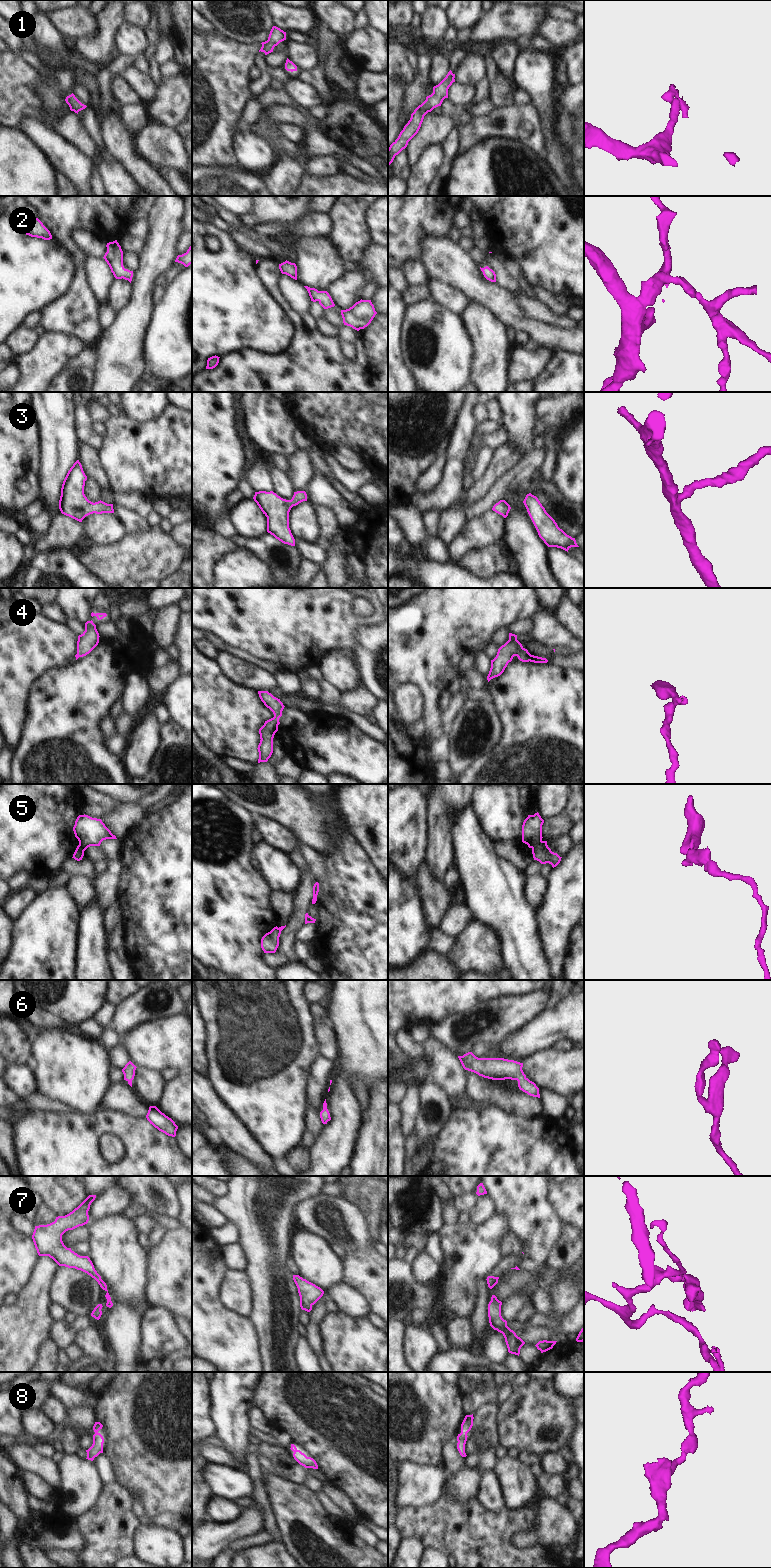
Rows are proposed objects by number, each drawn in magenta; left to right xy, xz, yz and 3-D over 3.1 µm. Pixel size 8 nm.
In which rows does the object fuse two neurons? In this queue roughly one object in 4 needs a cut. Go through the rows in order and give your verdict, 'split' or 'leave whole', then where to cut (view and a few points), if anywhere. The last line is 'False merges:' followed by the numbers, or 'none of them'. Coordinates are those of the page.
1: leave whole | no cut
2: leave whole | no cut
3: leave whole | no cut
4: leave whole | no cut
5: split | yz (541, 840), (532, 848)
6: leave whole | no cut
7: leave whole | no cut
8: leave whole | no cut
False merges: 5

